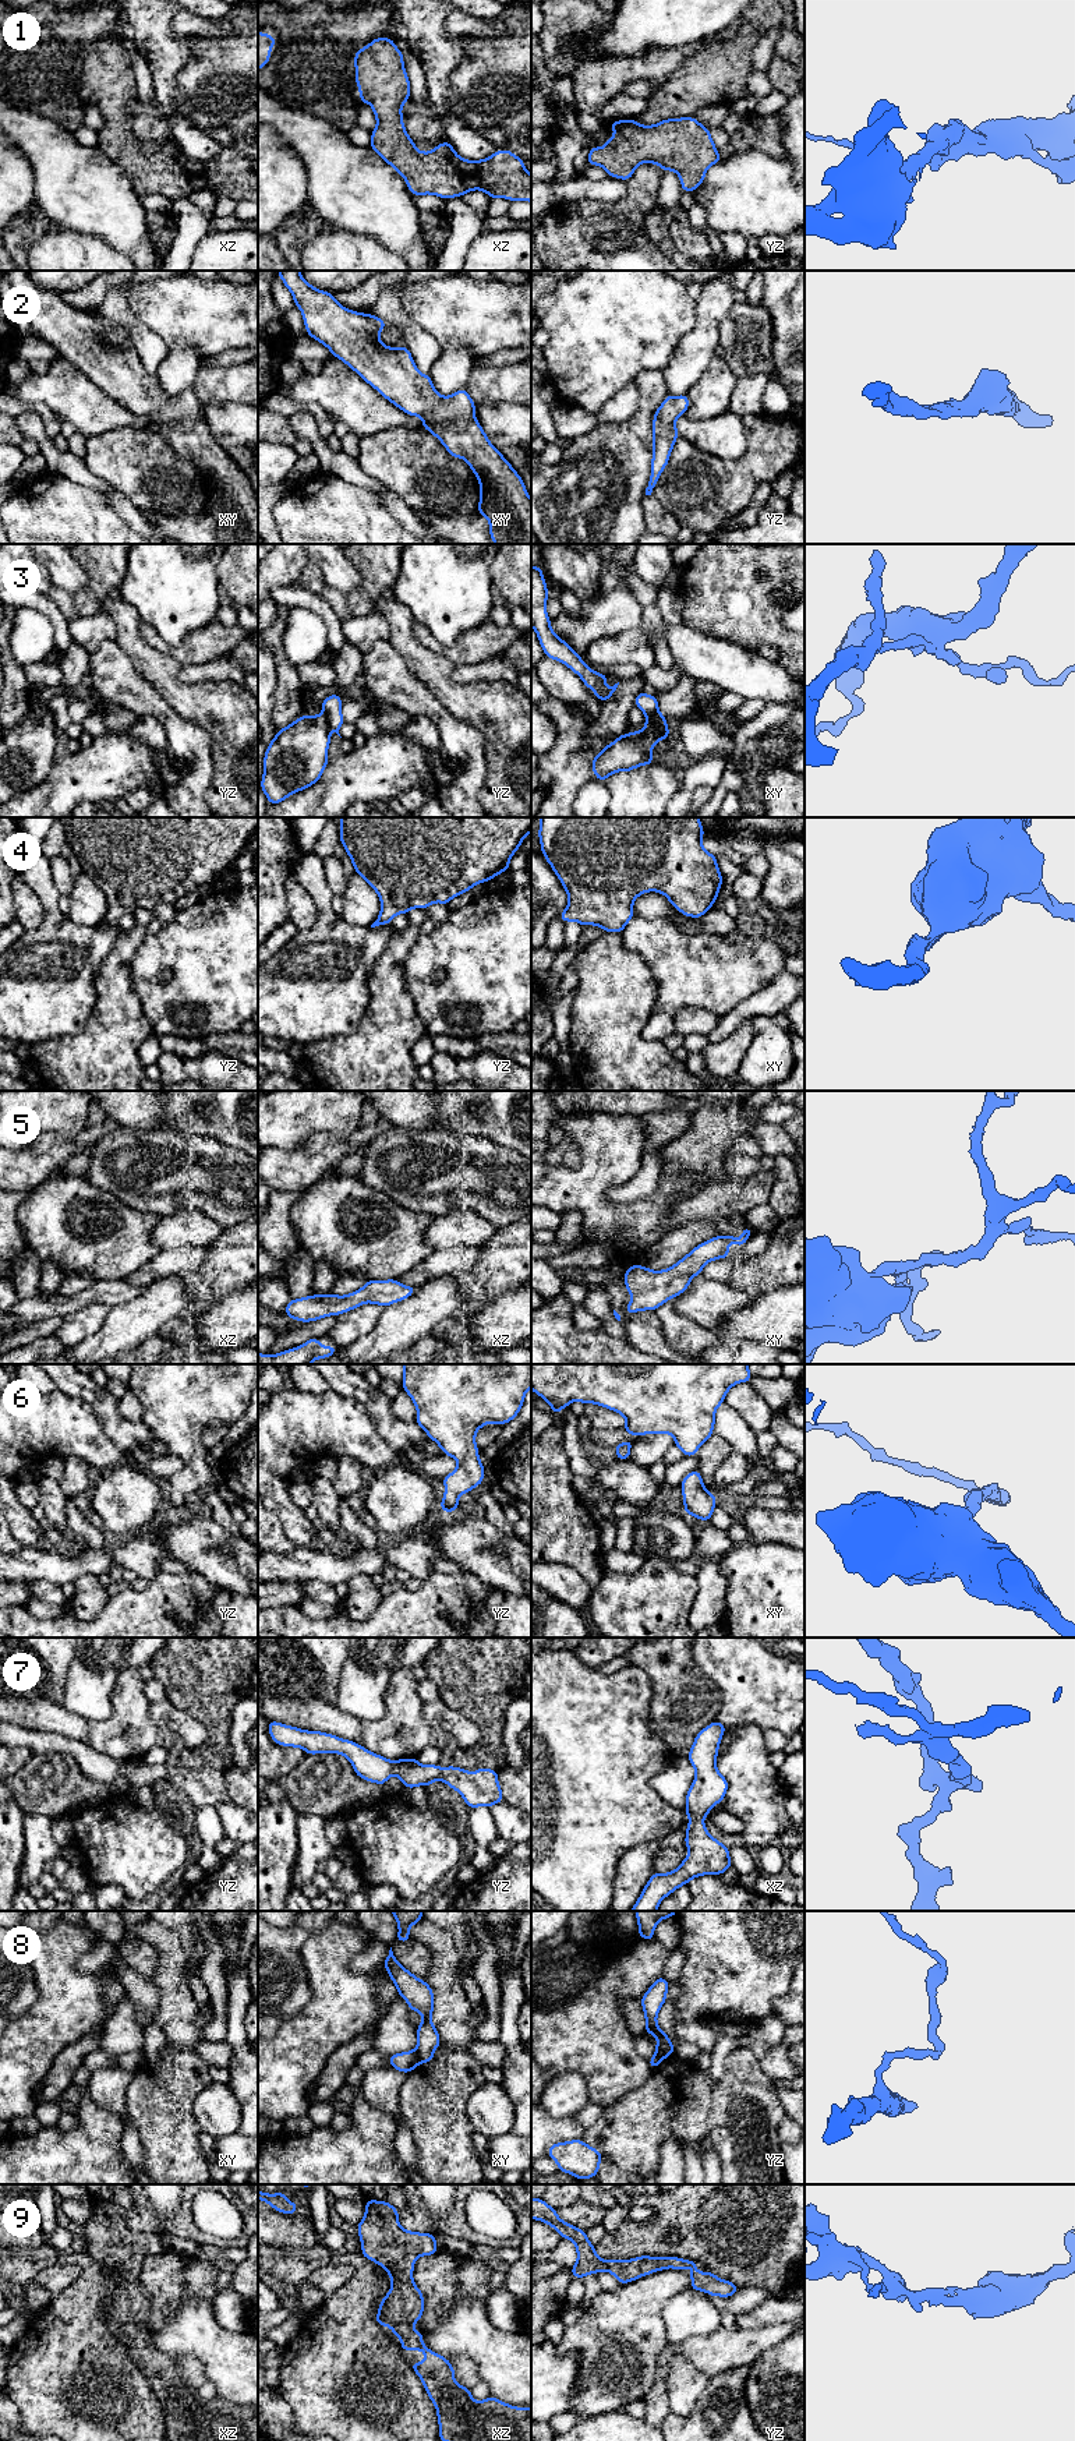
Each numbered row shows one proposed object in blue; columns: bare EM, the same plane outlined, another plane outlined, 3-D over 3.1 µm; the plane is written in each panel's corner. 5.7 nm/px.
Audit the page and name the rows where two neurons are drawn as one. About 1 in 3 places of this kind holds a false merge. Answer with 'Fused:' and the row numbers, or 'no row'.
Fused: 3, 8

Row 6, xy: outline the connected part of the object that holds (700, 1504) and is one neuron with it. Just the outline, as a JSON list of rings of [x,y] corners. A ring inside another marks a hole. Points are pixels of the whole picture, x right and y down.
[[[699,1470],[686,1474],[680,1488],[683,1491],[683,1511],[697,1519],[710,1522],[717,1499],[714,1494],[706,1490],[703,1476],[699,1473]]]

